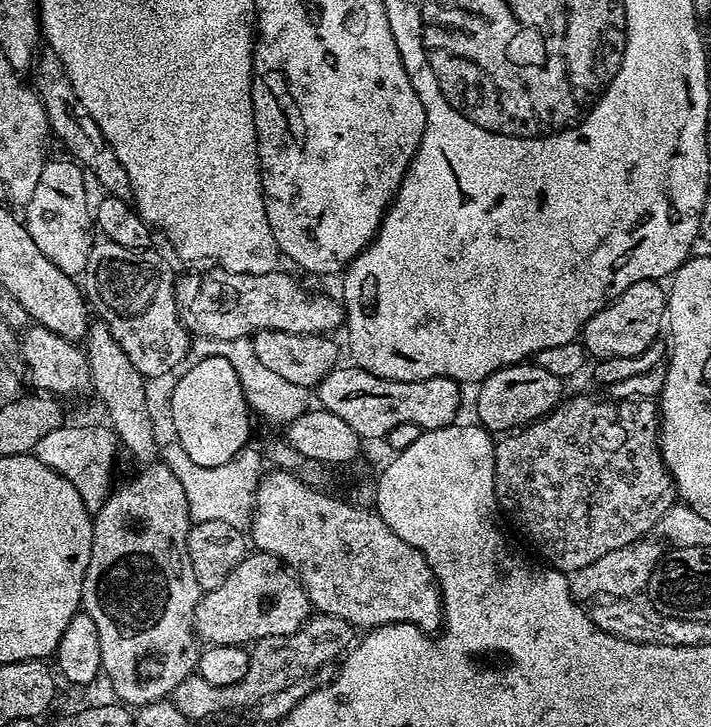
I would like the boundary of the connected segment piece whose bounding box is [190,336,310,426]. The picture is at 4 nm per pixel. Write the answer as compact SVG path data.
M197 336L191 341L190 352L196 358L206 356L226 358L226 362L230 362L230 366L234 366L234 374L238 374L238 382L242 382L242 390L249 409L259 419L261 416L262 419L269 420L272 424L287 426L304 412L309 411L309 389L297 386L295 382L289 382L287 378L280 377L274 370L269 370L258 358L258 354L254 354L251 339Z

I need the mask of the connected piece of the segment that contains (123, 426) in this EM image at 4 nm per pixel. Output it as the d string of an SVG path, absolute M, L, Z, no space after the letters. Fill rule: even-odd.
M97 319L89 323L86 337L86 355L92 375L92 392L100 395L104 408L108 411L107 423L113 432L119 447L124 448L140 464L148 464L157 459L156 432L152 429L152 412L148 409L148 388L146 377L126 358L126 350L118 346L110 326L105 320Z

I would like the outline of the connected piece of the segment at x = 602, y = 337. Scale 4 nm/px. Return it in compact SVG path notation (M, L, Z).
M655 280L634 282L612 303L598 310L586 322L582 333L584 351L596 360L606 358L630 358L630 354L642 354L650 342L661 335L666 324L666 292Z

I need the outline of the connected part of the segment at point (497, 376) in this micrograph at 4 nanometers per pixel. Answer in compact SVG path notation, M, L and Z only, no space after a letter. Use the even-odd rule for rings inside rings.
M535 362L511 364L509 368L500 368L494 374L490 374L479 385L475 419L493 434L511 433L548 415L561 403L565 395L564 387L557 376L549 374Z

